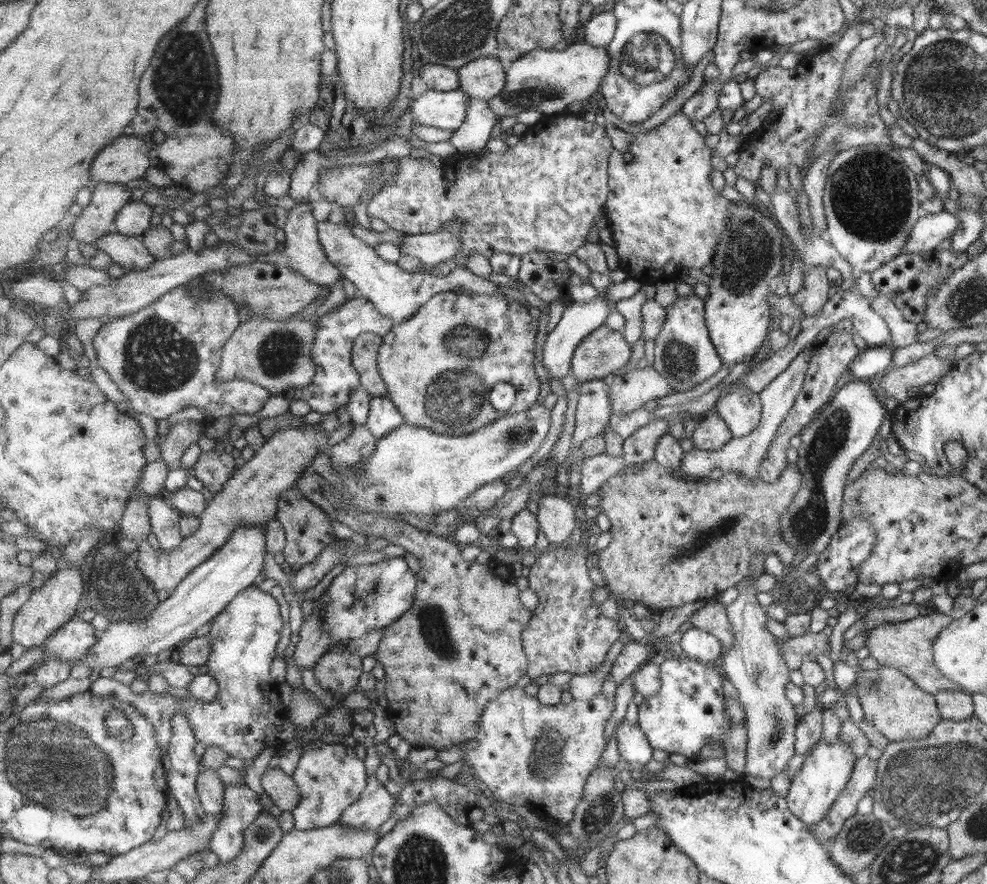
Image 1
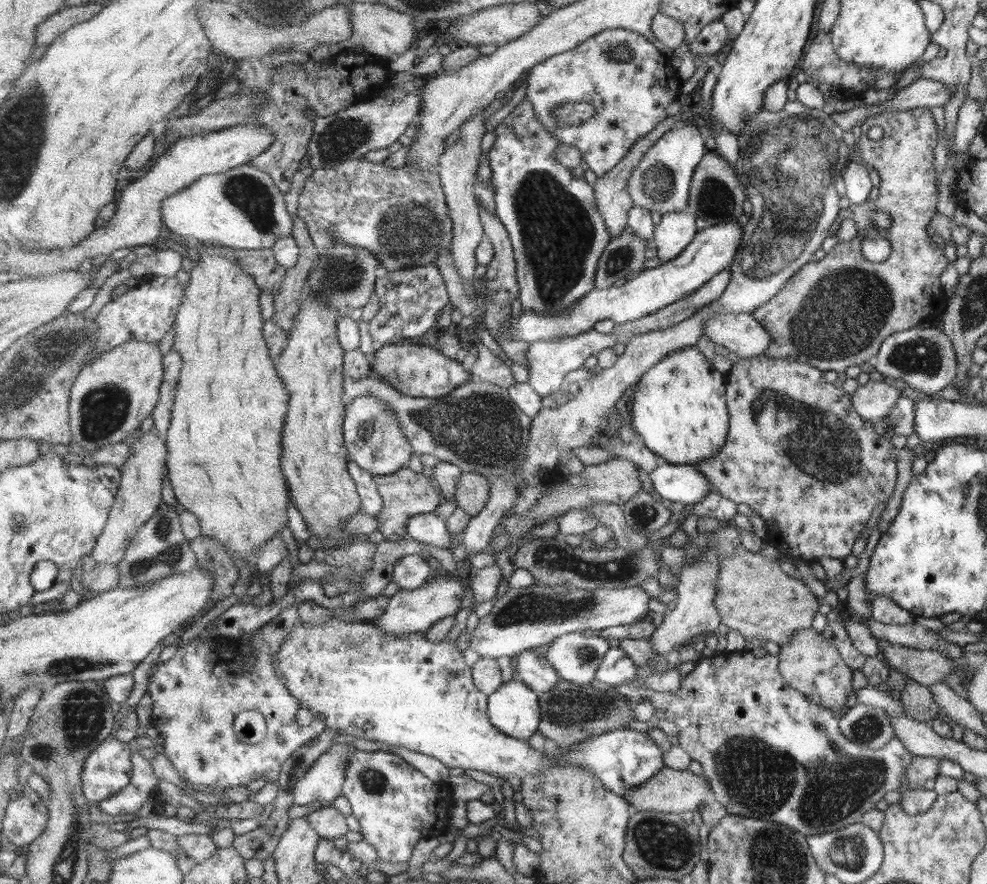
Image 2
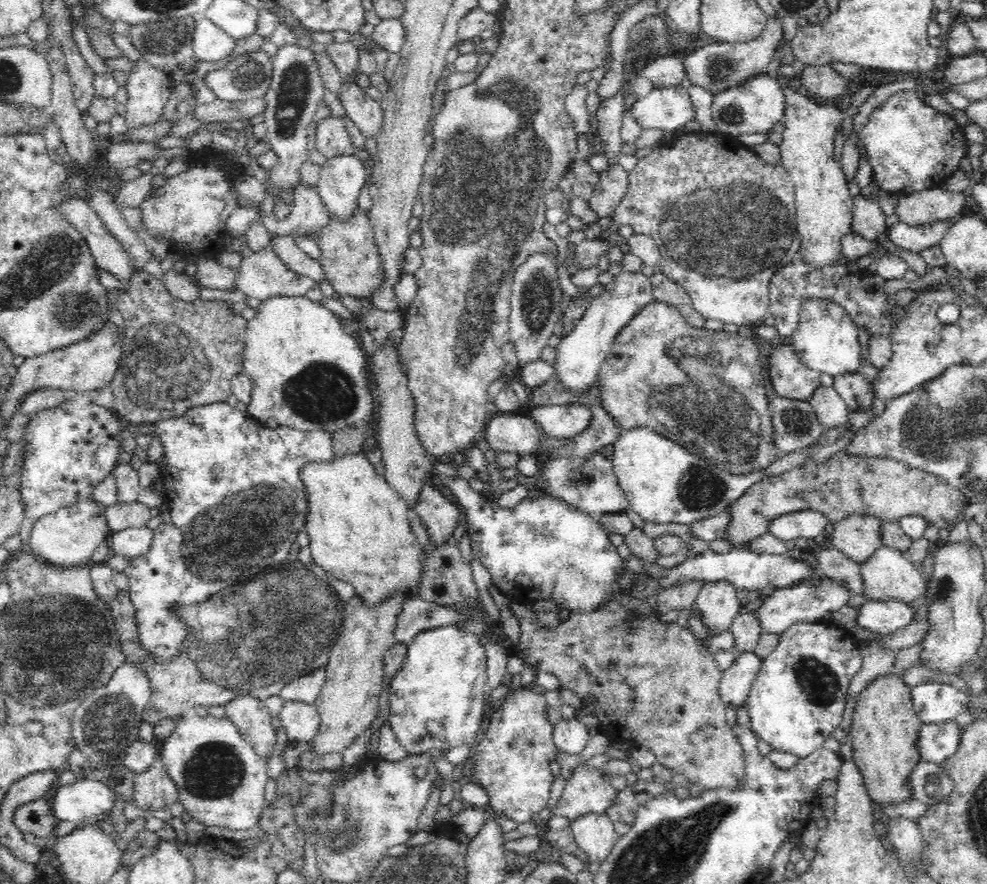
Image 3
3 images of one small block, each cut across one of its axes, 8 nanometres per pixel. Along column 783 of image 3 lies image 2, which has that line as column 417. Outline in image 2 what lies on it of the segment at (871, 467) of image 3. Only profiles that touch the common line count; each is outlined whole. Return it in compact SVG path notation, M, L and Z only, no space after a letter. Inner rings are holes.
M409 466L390 475L374 475L374 479L385 503L383 512L376 518L379 522L379 532L386 540L398 541L407 537L406 525L410 518L418 514L433 513L439 505L438 488L422 473L415 472Z

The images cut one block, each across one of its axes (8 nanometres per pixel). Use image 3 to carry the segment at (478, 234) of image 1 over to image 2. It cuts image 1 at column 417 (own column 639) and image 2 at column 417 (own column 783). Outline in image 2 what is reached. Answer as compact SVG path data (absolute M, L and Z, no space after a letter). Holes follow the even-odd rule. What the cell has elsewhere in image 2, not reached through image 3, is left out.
M363 158L352 159L330 169L317 169L299 196L298 215L307 222L311 238L320 254L335 244L371 250L381 260L383 271L397 272L417 266L435 265L441 250L449 250L453 244L453 219L439 173L415 165L405 164L395 169Z

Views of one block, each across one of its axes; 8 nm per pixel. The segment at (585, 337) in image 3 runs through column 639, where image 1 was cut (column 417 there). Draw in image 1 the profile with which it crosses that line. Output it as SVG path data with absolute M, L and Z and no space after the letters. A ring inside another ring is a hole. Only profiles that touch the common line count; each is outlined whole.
M328 220L317 222L319 240L323 243L331 262L334 262L344 278L350 280L357 288L357 293L375 303L387 318L391 318L394 324L407 322L419 312L426 302L435 294L456 290L462 286L466 292L477 294L495 295L499 293L497 284L475 274L467 267L453 266L448 275L434 272L418 271L407 272L397 266L397 263L387 262L375 253L373 246L363 242L353 234L352 226L348 223L335 224Z

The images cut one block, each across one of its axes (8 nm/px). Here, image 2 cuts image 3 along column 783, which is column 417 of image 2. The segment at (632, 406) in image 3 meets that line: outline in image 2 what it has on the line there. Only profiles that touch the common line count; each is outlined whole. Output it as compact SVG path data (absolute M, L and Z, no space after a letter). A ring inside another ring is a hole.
M359 396L353 402L346 402L346 422L344 423L344 442L348 453L349 460L355 461L360 467L371 471L374 475L390 475L398 470L408 466L408 462L414 456L418 456L415 447L407 439L401 427L401 420L398 418L395 410L390 408L386 402L377 396Z

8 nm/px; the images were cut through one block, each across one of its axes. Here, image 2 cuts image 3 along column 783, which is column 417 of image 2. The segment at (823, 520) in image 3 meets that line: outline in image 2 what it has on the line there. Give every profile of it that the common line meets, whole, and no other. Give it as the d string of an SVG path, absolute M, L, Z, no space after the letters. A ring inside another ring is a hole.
M434 513L418 514L407 522L406 532L419 542L447 550L453 544L453 533L447 522L448 519L443 520Z

